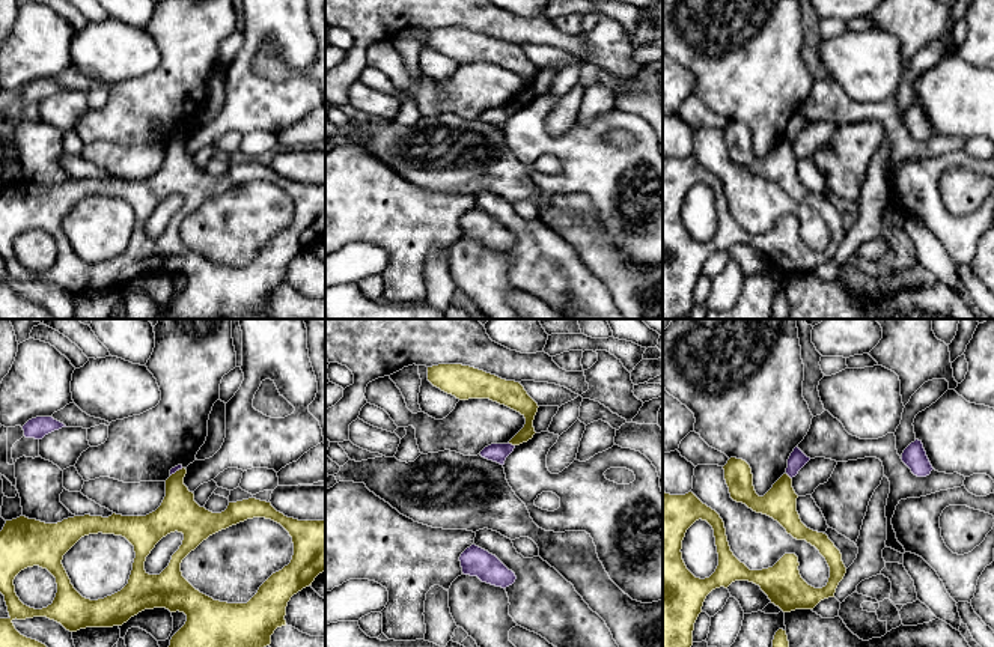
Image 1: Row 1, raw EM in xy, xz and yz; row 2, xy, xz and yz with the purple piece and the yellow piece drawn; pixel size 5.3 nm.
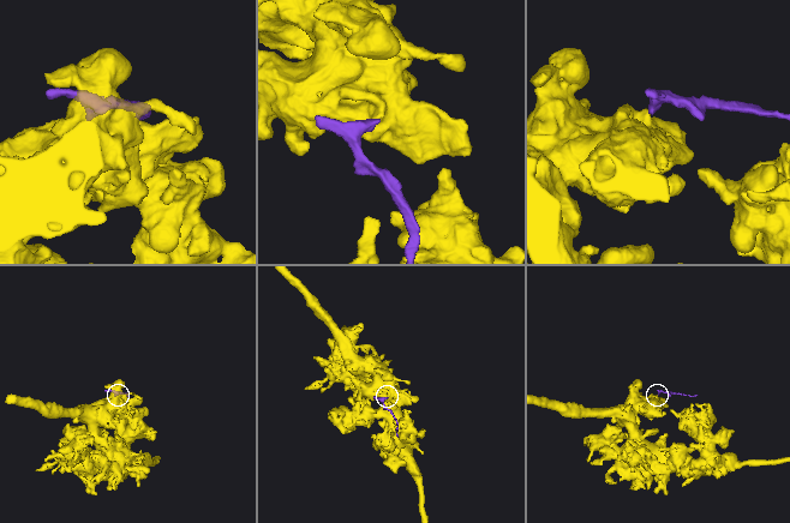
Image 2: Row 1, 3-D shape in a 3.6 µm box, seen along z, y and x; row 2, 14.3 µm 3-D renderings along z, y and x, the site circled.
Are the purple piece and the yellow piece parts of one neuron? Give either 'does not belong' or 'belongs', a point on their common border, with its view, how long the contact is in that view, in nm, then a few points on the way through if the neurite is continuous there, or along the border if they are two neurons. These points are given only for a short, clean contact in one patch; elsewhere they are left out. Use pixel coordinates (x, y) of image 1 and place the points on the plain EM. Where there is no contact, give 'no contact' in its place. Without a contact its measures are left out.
does not belong; contact xz (511, 107); length 40 nm; border xz (508, 106), (514, 109)

